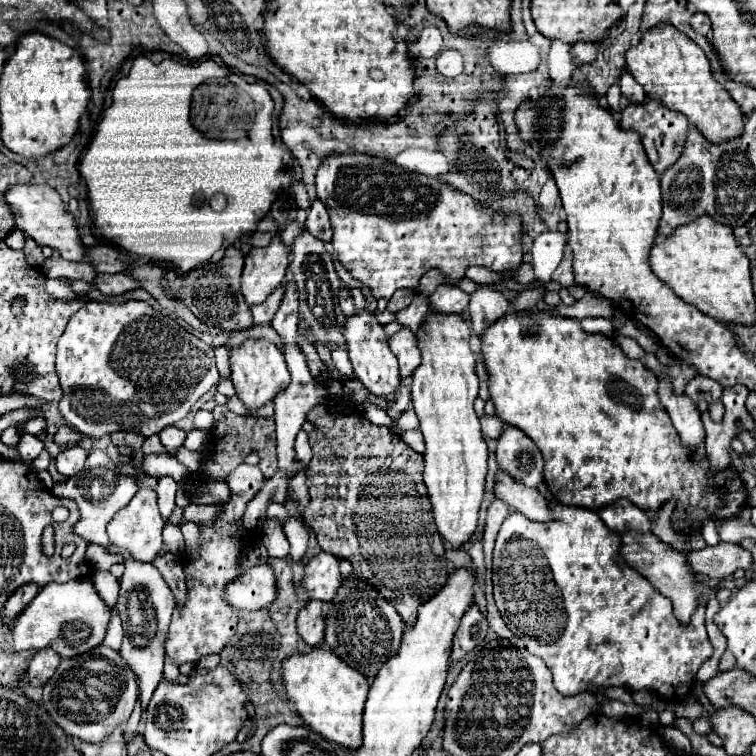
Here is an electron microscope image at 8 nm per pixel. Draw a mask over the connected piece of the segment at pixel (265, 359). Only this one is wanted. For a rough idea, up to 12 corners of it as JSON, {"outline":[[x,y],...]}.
{"outline":[[247,338],[229,352],[231,380],[249,410],[289,384],[283,352]]}

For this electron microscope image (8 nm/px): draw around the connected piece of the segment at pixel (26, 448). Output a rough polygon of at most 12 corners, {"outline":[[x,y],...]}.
{"outline":[[21,434],[17,446],[19,458],[35,460],[43,450],[43,442],[33,434]]}

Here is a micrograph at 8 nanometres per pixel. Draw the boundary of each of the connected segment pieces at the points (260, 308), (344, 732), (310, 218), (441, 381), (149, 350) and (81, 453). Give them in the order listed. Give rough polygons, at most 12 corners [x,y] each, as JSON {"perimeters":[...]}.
{"perimeters":[[[287,280],[263,304],[251,308],[255,324],[269,324],[277,312]],[[327,648],[283,662],[311,730],[357,750],[369,678]],[[325,204],[307,210],[305,226],[321,242],[331,242],[333,230]],[[429,312],[413,408],[439,534],[479,522],[487,444],[471,328]],[[139,300],[85,302],[61,414],[143,438],[219,384],[213,348]],[[71,446],[57,456],[57,470],[67,478],[85,466],[87,450]]]}

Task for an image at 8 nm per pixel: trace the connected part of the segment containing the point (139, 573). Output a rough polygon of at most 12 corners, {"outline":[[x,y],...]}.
{"outline":[[127,558],[115,606],[119,654],[147,710],[163,678],[173,592],[151,562]]}

